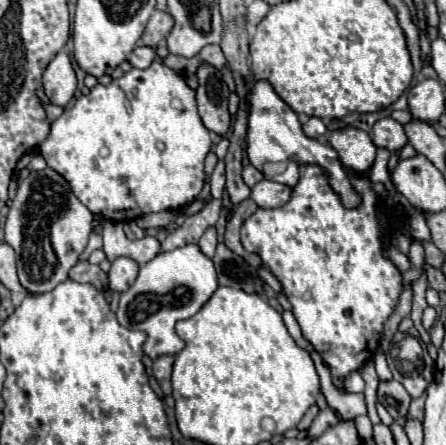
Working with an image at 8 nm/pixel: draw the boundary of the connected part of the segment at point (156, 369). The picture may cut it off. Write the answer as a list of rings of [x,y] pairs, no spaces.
[[[160,356],[160,358],[156,358],[154,364],[152,364],[154,378],[158,380],[158,384],[160,384],[160,388],[162,388],[164,394],[172,394],[172,388],[170,388],[172,364],[174,364],[174,356]]]

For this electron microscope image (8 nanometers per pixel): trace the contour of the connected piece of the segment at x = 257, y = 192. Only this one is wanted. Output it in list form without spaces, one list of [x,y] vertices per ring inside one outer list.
[[[262,180],[252,188],[252,200],[260,206],[260,208],[278,208],[284,206],[290,200],[290,188],[272,180]]]

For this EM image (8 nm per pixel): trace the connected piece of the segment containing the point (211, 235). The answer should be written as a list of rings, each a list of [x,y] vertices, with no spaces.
[[[208,228],[208,230],[204,232],[204,236],[200,238],[200,242],[198,242],[198,248],[200,248],[200,252],[202,252],[204,256],[212,258],[212,256],[214,256],[214,250],[216,250],[216,244],[218,244],[218,240],[216,240],[216,230],[214,230],[214,228]]]

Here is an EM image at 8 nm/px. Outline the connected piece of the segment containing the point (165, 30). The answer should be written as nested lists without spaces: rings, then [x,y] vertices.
[[[156,10],[142,34],[142,38],[138,40],[140,46],[150,46],[154,48],[162,38],[166,38],[170,34],[174,26],[174,20],[170,16],[170,12],[164,12],[164,10]]]

